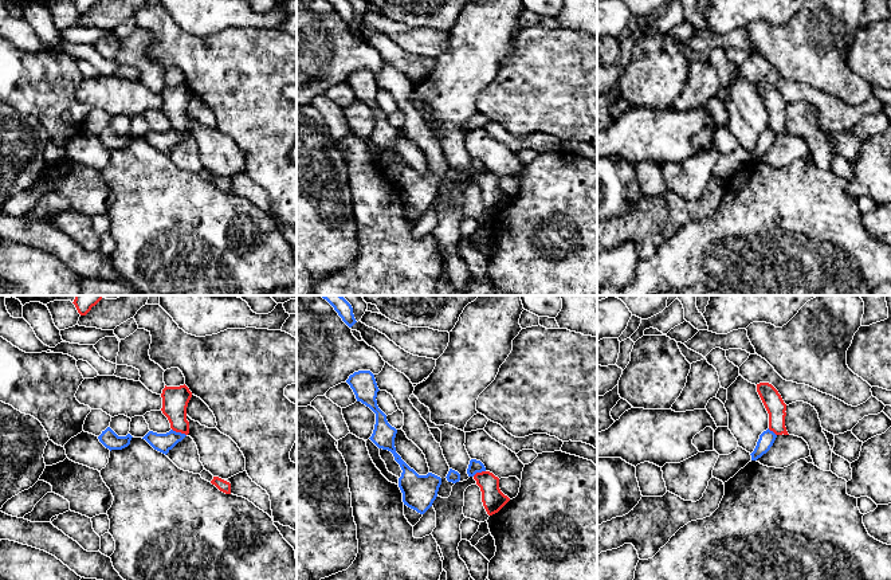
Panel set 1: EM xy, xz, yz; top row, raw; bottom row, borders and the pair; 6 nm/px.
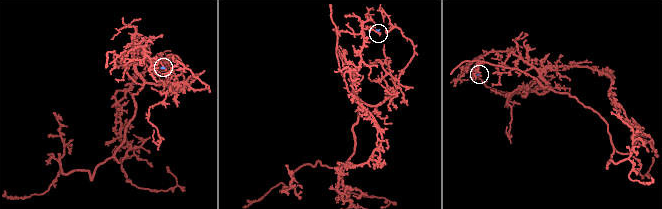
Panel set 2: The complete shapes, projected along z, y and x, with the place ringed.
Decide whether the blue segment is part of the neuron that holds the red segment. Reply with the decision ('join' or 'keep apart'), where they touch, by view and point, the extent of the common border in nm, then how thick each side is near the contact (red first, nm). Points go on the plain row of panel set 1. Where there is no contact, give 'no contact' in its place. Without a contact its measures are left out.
keep apart | xy (179, 130) | 100 nm | 160/110 nm

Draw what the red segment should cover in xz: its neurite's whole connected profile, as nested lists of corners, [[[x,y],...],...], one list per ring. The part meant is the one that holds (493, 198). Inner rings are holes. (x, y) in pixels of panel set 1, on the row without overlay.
[[[476,172],[474,179],[480,187],[482,201],[488,215],[498,212],[510,200],[510,197],[501,191],[499,177],[492,172]]]

